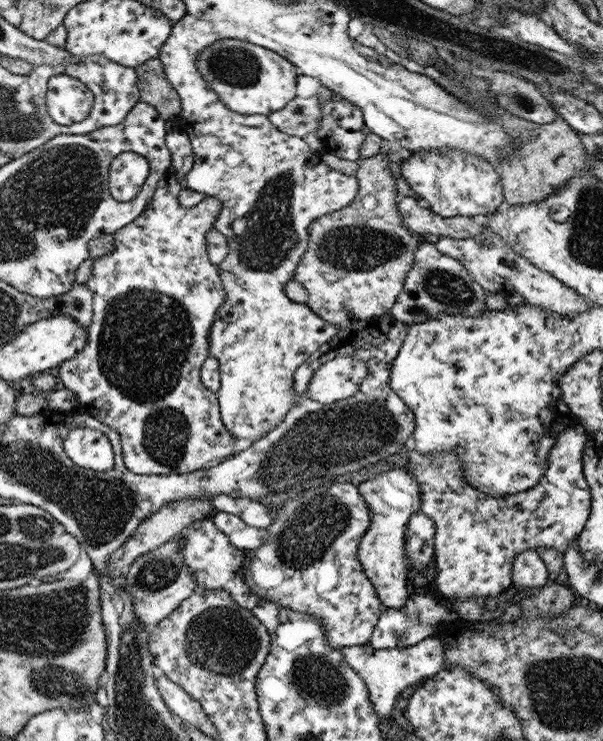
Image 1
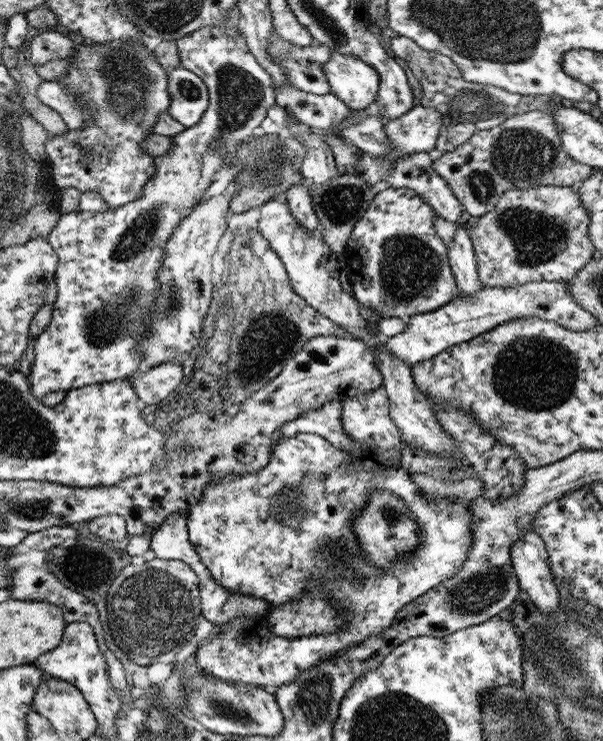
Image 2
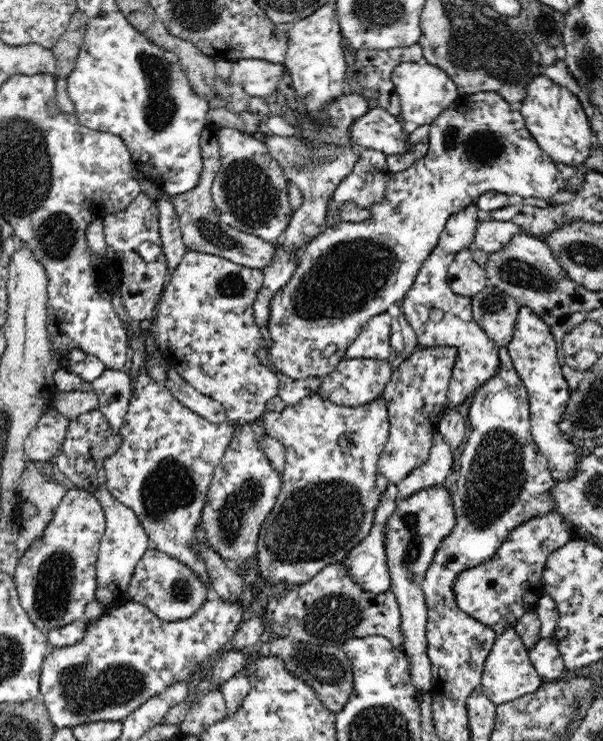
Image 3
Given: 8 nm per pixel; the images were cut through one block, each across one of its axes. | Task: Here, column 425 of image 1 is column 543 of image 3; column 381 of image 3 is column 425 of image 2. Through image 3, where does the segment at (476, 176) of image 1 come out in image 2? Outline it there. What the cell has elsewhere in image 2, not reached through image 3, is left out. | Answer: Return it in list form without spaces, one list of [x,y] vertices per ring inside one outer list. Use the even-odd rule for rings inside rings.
[[[388,187],[385,188],[385,190],[381,190],[381,192],[377,192],[375,196],[373,196],[373,202],[369,204],[369,209],[363,214],[363,217],[358,221],[358,224],[355,224],[353,230],[351,230],[345,249],[342,252],[342,255],[345,258],[342,268],[345,270],[347,282],[351,285],[351,292],[353,293],[352,297],[355,299],[355,302],[358,302],[358,304],[367,304],[376,317],[380,317],[381,314],[384,314],[389,318],[400,318],[405,320],[415,314],[433,312],[433,310],[441,308],[443,304],[447,304],[460,294],[455,283],[455,277],[453,277],[453,273],[451,273],[451,267],[449,267],[446,244],[437,236],[436,231],[432,226],[434,216],[435,214],[429,204],[421,198],[421,196],[415,194],[413,190],[406,187]]]

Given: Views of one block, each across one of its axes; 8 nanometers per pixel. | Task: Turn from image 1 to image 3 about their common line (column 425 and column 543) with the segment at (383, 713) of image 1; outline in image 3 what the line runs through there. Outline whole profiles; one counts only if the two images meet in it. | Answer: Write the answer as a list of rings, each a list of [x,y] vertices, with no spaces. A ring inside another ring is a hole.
[[[541,638],[529,653],[531,664],[544,679],[558,678],[566,670],[558,644],[554,638]]]

